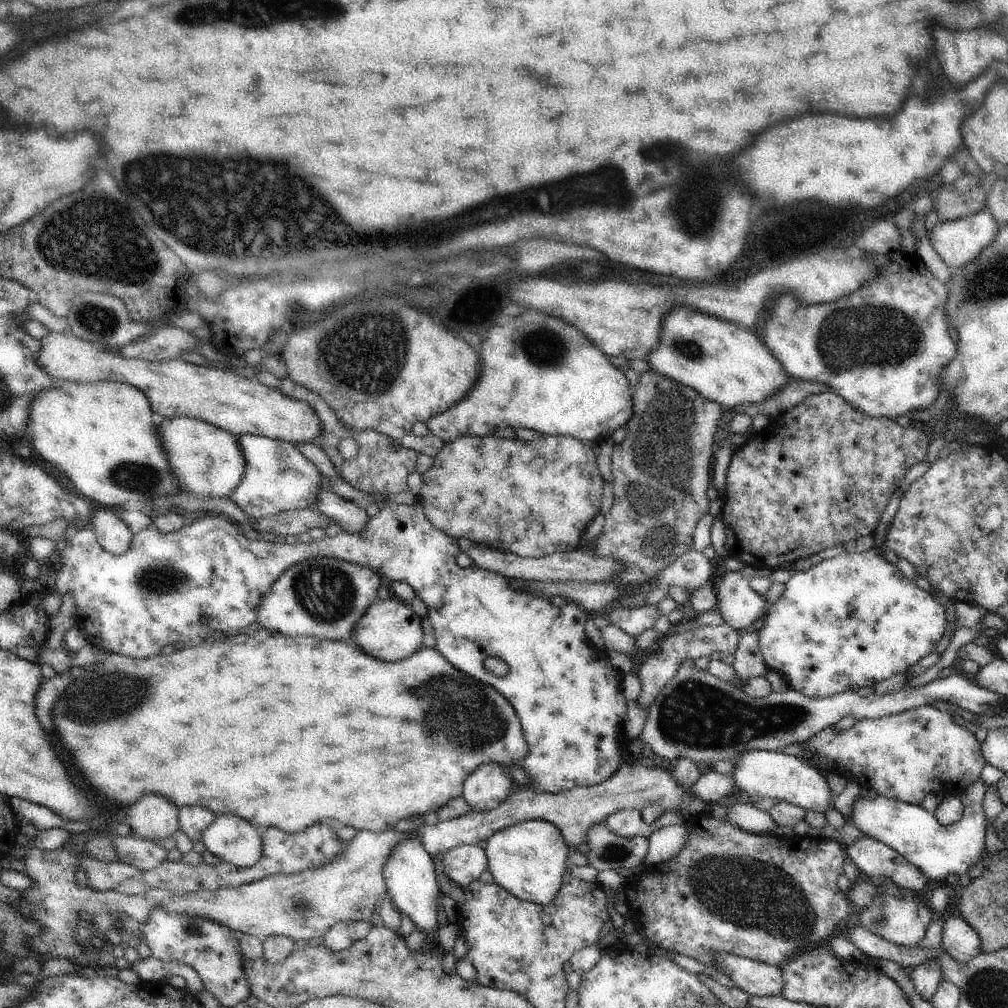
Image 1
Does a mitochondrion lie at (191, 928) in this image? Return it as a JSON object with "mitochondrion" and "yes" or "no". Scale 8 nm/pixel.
{"mitochondrion":"yes"}

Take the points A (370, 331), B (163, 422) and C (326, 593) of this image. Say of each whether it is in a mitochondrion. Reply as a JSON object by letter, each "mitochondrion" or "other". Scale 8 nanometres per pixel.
{"A":"mitochondrion","B":"other","C":"mitochondrion"}

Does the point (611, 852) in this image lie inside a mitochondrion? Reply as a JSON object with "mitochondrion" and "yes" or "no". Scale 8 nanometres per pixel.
{"mitochondrion":"yes"}

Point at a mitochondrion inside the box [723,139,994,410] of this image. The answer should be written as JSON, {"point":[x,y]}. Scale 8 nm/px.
{"point":[843,344]}

